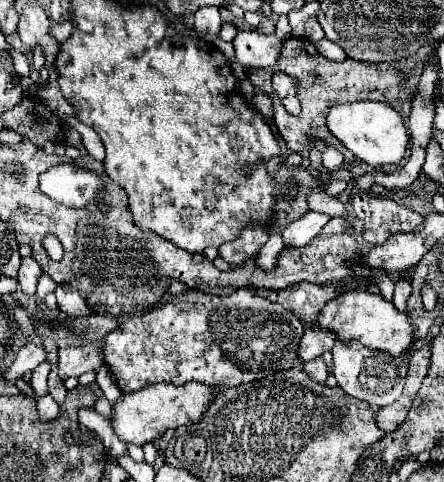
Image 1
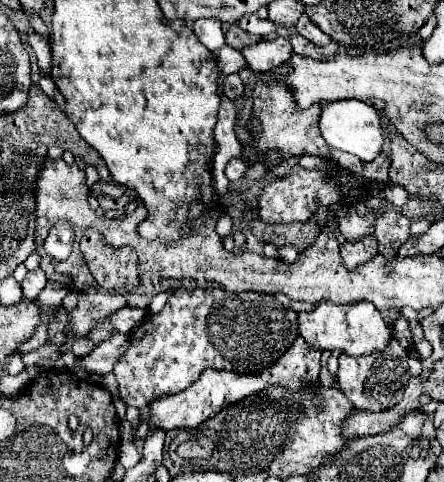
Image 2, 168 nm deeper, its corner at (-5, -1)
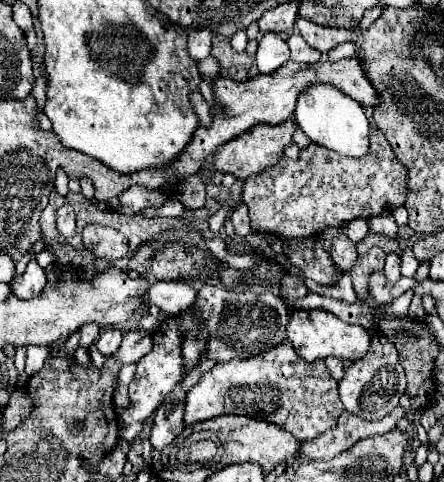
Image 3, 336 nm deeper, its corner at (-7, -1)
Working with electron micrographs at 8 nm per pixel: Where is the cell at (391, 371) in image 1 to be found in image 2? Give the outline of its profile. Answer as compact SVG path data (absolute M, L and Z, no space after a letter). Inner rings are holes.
M392 339L388 347L382 351L376 351L364 357L342 355L338 361L340 361L340 369L336 373L338 387L350 399L354 409L378 413L378 411L386 411L394 407L402 399L404 387L410 379L408 377L408 353L396 339Z

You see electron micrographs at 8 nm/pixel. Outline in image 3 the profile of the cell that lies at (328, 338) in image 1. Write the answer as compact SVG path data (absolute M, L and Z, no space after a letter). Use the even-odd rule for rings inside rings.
M282 343L264 355L218 363L204 373L186 395L184 425L190 427L224 413L238 413L286 427L294 437L308 441L332 429L342 411L344 405L338 397L338 383L330 379L324 361L316 359L306 363L296 355L292 343Z

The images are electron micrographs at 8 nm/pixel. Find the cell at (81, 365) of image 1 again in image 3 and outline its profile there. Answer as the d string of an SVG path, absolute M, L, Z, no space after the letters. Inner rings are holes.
M130 329L124 333L122 343L118 347L118 351L112 355L116 361L120 361L122 365L128 363L136 363L140 357L144 357L148 351L152 349L152 335L148 331L140 331L140 329Z

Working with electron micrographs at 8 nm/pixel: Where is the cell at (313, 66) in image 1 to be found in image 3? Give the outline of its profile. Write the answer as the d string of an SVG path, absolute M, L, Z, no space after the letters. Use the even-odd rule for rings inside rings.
M284 121L280 125L268 125L268 123L258 123L252 129L248 129L246 133L234 137L232 141L224 143L218 153L216 153L216 161L214 167L222 173L232 173L240 179L240 175L258 175L262 171L266 171L268 167L274 167L282 155L284 155L284 147L294 143L292 135L298 131L298 123L296 121Z

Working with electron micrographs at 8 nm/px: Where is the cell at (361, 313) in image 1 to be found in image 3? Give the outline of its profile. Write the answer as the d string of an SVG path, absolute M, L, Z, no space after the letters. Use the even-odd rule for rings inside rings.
M294 309L288 321L288 341L294 343L296 353L306 361L326 359L328 355L356 361L362 359L370 349L370 335L362 325L344 323L326 309Z

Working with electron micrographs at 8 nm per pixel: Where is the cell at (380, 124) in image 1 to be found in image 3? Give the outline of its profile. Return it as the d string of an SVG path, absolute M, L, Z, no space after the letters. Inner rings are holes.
M312 85L308 87L296 105L298 127L318 145L328 147L340 155L348 157L362 157L370 149L370 123L366 119L366 113L358 101L344 95L332 85Z

